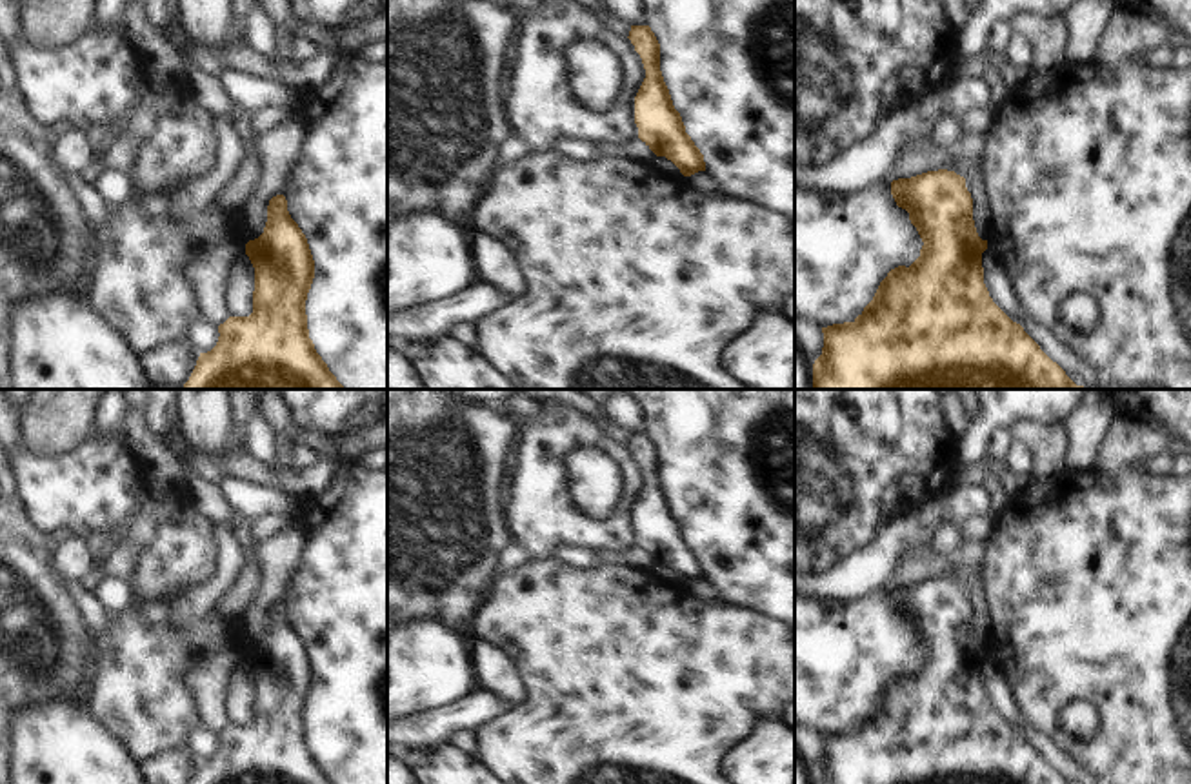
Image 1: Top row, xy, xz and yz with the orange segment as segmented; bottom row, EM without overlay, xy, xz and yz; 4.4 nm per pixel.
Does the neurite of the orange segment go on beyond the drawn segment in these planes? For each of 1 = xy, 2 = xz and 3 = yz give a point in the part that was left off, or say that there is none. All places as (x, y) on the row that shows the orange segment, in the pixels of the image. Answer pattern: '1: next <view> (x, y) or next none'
1: next none
2: next none
3: next none

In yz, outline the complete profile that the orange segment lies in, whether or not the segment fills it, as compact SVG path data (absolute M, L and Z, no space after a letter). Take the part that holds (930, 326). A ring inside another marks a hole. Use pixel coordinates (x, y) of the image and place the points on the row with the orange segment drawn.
M927 171L891 182L898 207L909 213L924 246L909 266L898 266L880 282L873 300L853 320L822 327L822 355L813 364L811 389L1086 389L1076 386L1040 346L989 297L982 253L987 240L976 233L973 198L955 171Z

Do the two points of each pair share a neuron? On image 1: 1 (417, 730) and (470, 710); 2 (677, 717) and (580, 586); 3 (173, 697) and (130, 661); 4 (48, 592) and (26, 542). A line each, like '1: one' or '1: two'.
1: one
2: one
3: one
4: one

